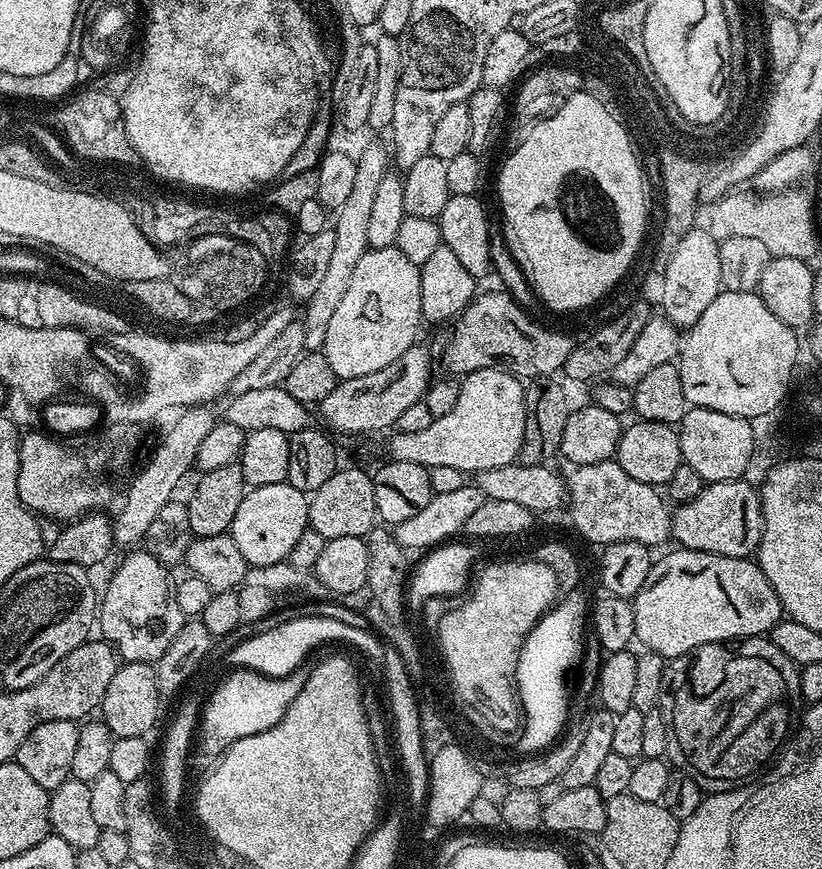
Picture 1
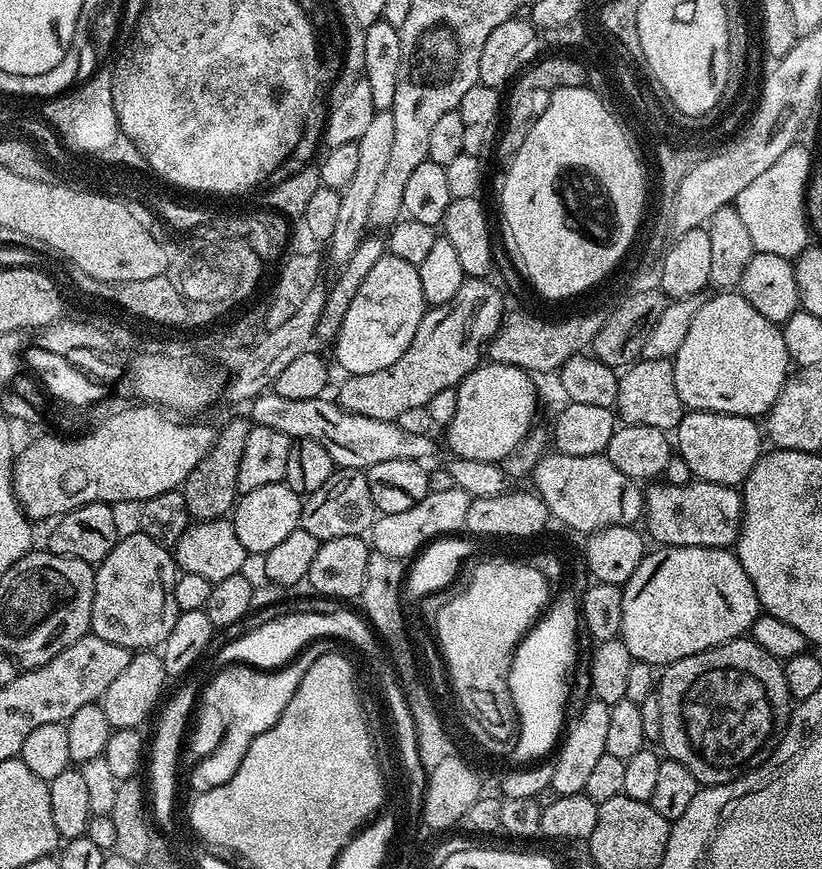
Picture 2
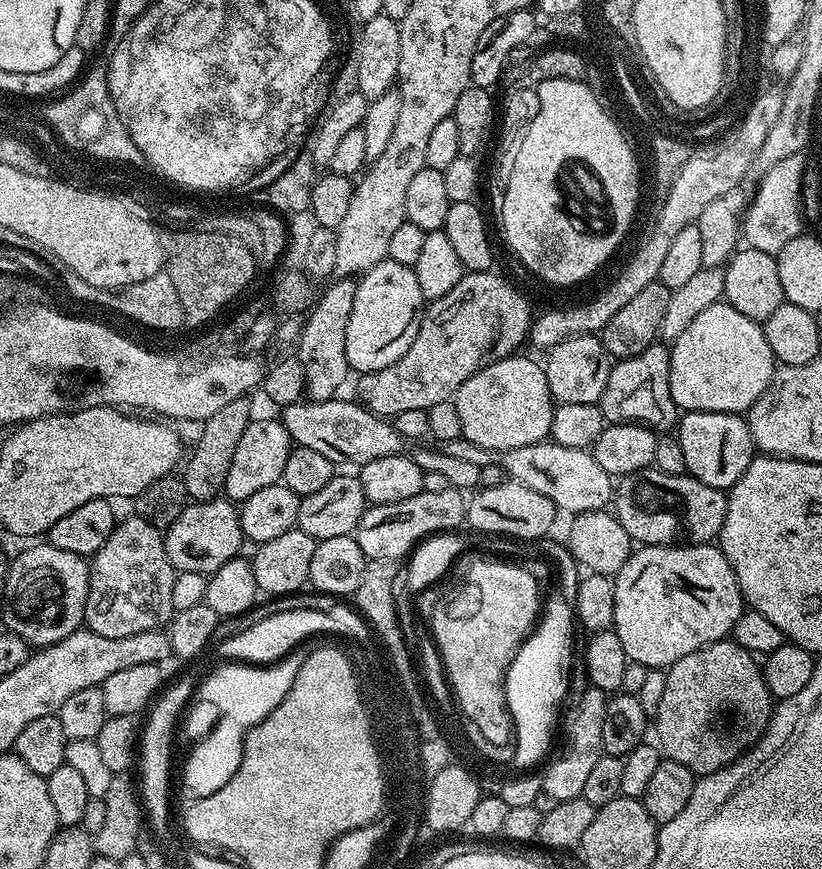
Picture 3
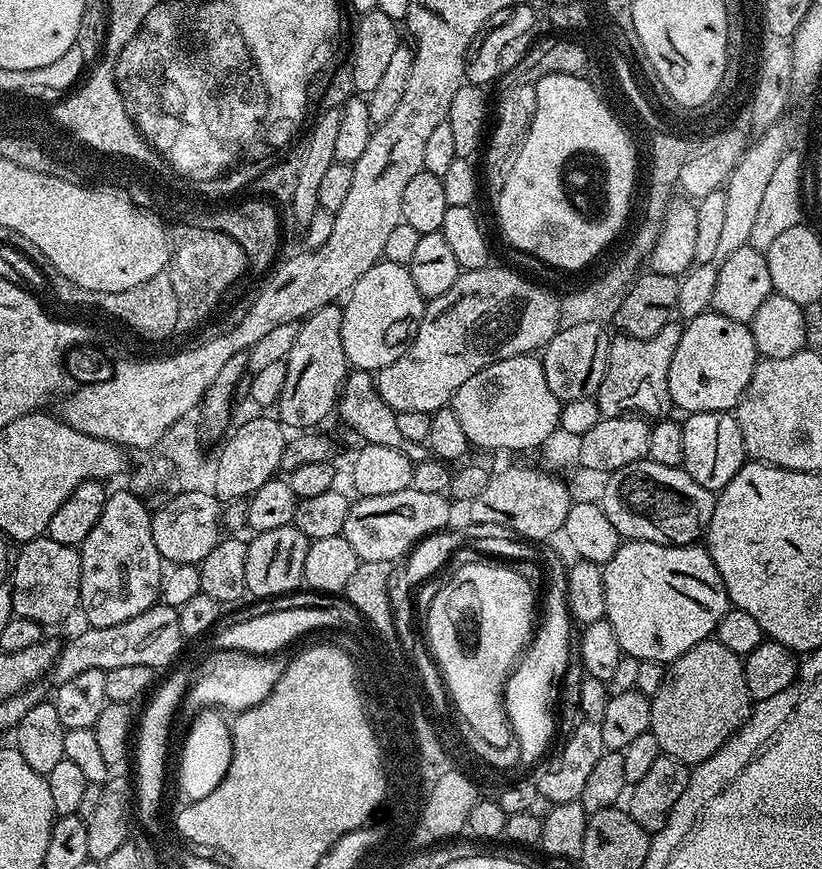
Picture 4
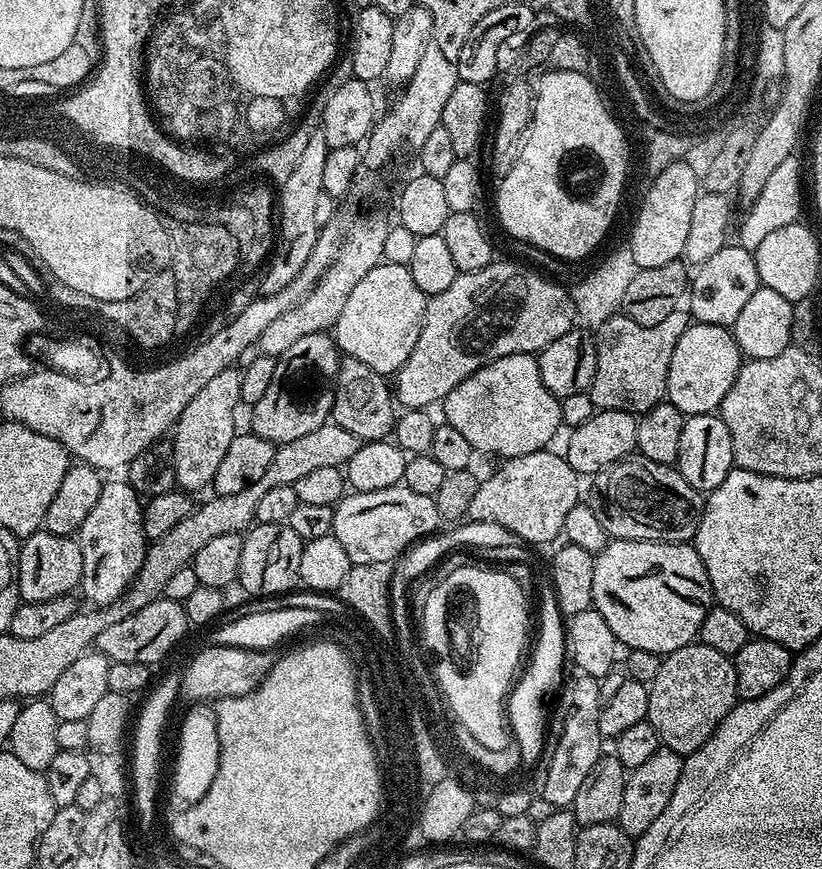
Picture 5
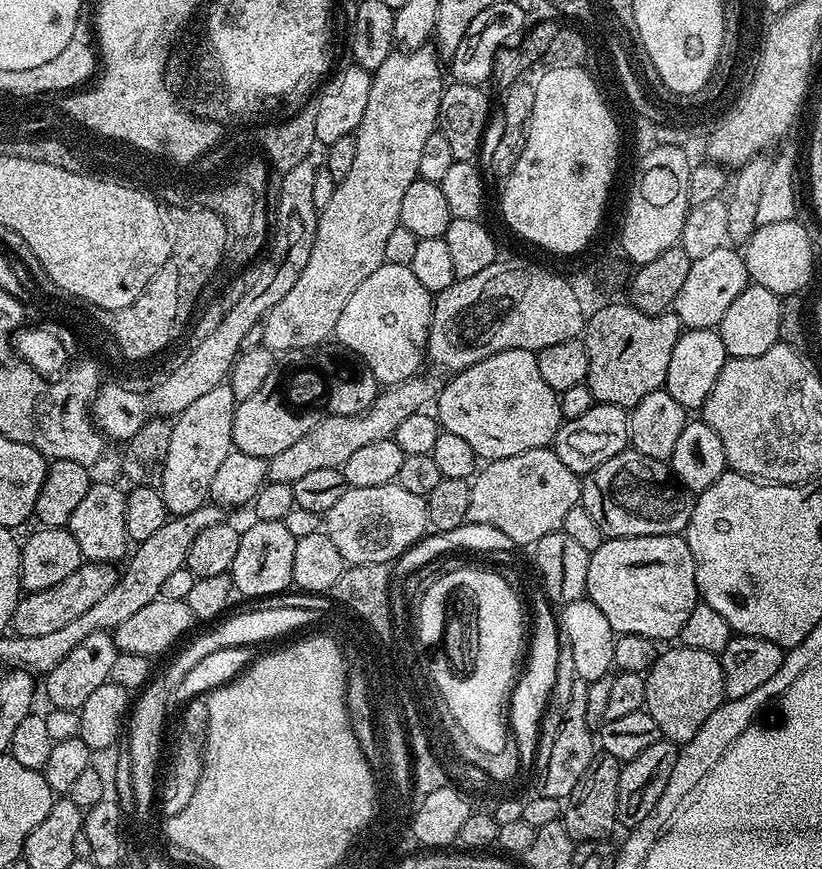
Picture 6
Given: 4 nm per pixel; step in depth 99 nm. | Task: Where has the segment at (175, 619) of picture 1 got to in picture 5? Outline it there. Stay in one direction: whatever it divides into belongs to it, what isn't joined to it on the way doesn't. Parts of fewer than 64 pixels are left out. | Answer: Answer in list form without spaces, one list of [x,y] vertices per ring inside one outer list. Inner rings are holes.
[[[125,479],[104,480],[98,503],[90,510],[78,533],[82,550],[82,574],[79,591],[89,605],[105,608],[112,604],[132,584],[145,560],[148,539],[144,535],[144,512],[138,492]]]

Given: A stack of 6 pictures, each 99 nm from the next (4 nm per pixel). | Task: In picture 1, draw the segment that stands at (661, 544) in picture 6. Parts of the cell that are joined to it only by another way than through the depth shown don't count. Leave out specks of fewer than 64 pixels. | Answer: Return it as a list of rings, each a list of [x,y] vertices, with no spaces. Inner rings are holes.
[[[677,547],[676,552],[668,552],[664,557],[657,559],[653,563],[650,574],[646,574],[646,582],[642,590],[632,600],[632,609],[634,610],[634,630],[636,631],[636,640],[644,643],[643,647],[649,652],[657,652],[659,656],[671,658],[681,656],[690,650],[694,650],[703,644],[723,644],[730,640],[743,640],[746,636],[764,636],[771,633],[772,627],[782,619],[785,610],[780,604],[780,596],[774,594],[774,586],[766,582],[766,574],[762,574],[760,565],[752,558],[730,558],[722,554],[710,554],[709,552],[695,552],[689,548]]]

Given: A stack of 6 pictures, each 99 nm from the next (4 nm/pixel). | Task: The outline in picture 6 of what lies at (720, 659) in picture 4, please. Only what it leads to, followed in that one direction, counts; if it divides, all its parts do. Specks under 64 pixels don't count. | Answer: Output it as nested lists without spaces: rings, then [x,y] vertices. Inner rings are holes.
[[[668,646],[659,653],[654,666],[644,676],[646,682],[646,702],[644,708],[658,722],[661,737],[683,746],[702,730],[702,722],[718,710],[726,697],[723,686],[723,666],[721,657],[706,650],[690,650],[683,646]]]

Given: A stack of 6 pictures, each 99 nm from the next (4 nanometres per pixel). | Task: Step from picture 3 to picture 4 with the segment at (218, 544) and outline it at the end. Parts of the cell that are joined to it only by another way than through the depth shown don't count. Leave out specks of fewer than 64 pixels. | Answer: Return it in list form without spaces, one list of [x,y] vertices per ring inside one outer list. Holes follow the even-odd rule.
[[[192,488],[189,492],[177,491],[167,497],[160,506],[160,509],[156,508],[151,513],[154,543],[158,554],[169,565],[199,566],[206,554],[210,554],[210,550],[214,550],[214,546],[218,546],[222,538],[222,501],[211,491],[199,492],[198,489]]]

